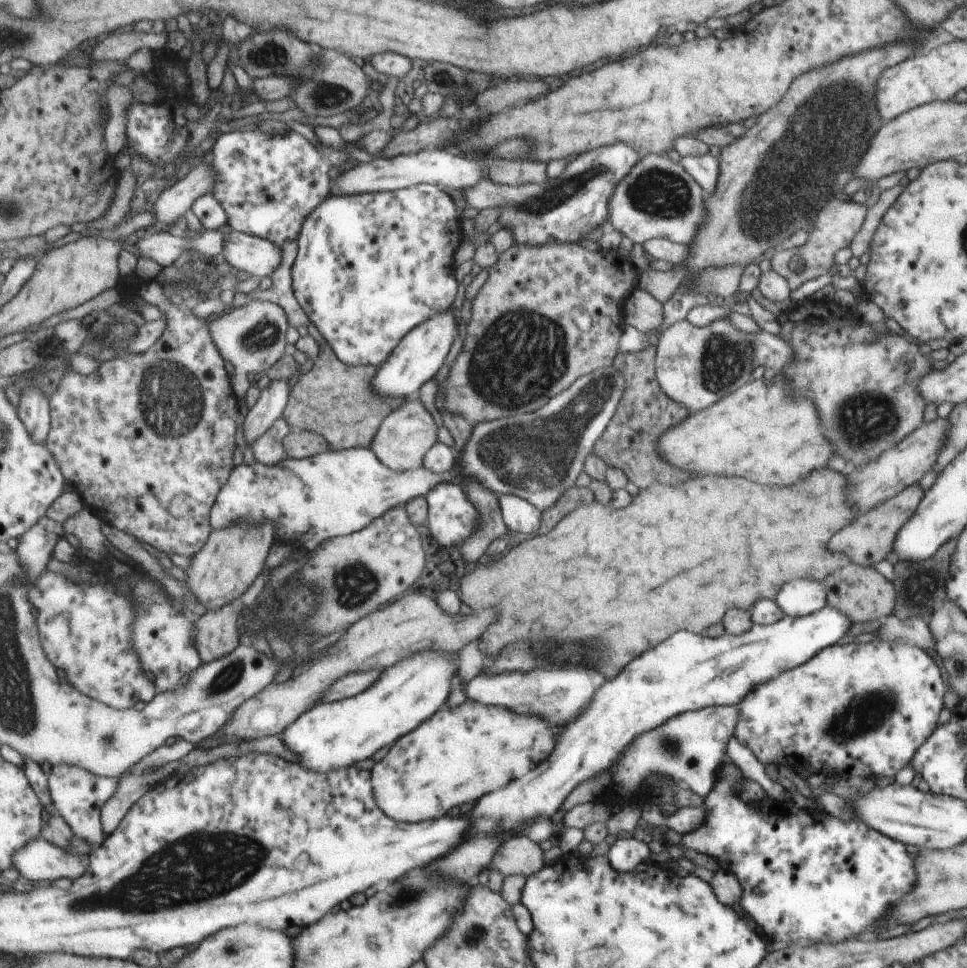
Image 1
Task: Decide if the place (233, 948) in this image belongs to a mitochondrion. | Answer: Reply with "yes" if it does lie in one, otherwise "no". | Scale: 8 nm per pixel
yes

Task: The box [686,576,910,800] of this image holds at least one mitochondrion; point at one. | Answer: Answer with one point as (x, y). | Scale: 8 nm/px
(858, 713)

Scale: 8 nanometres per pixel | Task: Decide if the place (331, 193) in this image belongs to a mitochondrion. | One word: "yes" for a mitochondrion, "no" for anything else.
no

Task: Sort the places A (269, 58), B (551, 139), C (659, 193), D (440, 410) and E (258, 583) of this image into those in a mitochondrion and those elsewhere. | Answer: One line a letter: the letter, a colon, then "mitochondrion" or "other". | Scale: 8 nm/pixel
A: mitochondrion
B: other
C: mitochondrion
D: other
E: other

